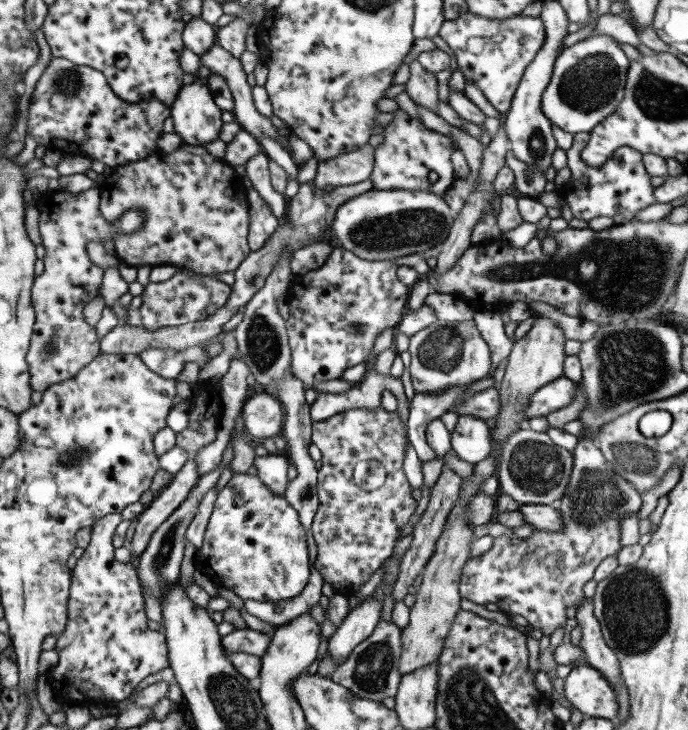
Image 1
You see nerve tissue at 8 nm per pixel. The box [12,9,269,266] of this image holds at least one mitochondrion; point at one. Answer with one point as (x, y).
(68, 82)

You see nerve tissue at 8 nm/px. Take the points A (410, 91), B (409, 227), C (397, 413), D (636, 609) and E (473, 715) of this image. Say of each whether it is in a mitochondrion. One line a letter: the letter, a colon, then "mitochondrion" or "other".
A: other
B: mitochondrion
C: other
D: mitochondrion
E: mitochondrion

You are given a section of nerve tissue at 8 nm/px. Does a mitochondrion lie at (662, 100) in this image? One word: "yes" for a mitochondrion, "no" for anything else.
yes

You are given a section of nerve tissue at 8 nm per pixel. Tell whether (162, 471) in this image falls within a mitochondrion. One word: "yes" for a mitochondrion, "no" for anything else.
no

